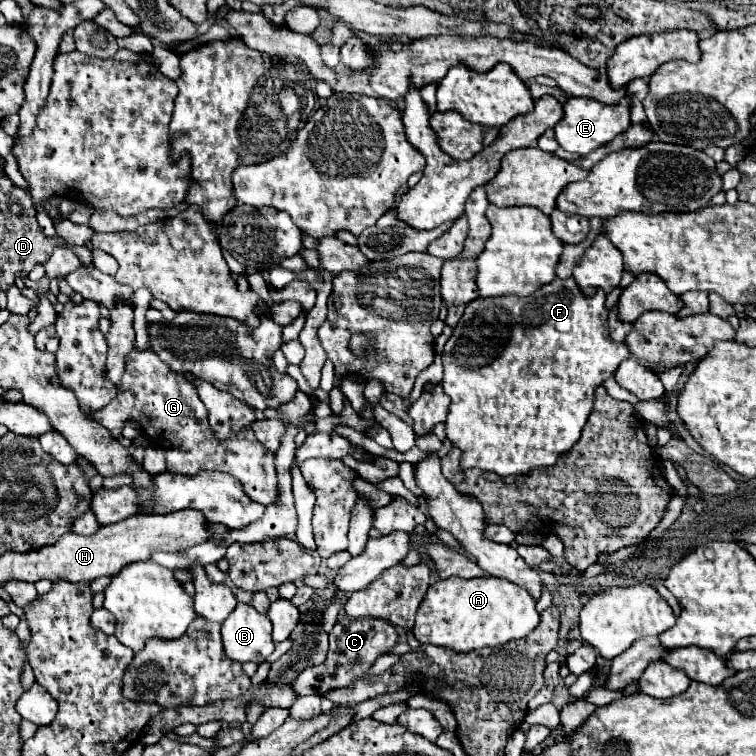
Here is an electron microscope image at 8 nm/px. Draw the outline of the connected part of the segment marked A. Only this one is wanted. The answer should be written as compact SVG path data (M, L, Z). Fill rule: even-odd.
M482 576L474 580L448 578L434 582L416 614L412 628L414 638L420 644L446 646L456 652L470 652L484 646L500 646L510 640L524 638L540 622L536 602L530 594L514 582Z

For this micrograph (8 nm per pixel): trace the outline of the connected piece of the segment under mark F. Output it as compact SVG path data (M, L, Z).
M572 278L568 280L554 280L546 286L540 286L530 298L478 298L466 306L464 316L460 318L458 326L454 328L450 340L444 346L442 352L442 364L444 364L444 380L442 380L442 390L450 398L448 406L448 418L446 418L446 436L452 442L452 446L460 448L460 470L468 468L478 468L484 472L496 472L500 476L528 476L536 468L546 468L556 464L558 456L566 454L570 446L574 446L580 438L582 426L586 424L590 410L594 406L594 390L614 374L614 370L620 366L622 360L630 358L630 352L626 350L626 344L618 344L608 336L608 310L604 306L606 294L598 290L592 298L586 298L576 282Z

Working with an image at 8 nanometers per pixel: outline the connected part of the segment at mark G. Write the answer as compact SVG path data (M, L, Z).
M148 346L146 350L136 350L132 348L132 352L126 356L126 370L122 374L122 382L116 386L118 394L114 398L114 402L110 402L108 406L104 406L102 410L96 410L92 414L92 418L96 422L100 422L102 426L106 426L110 430L112 438L120 438L124 422L132 420L136 424L140 424L140 430L146 438L150 438L156 446L166 450L166 464L170 466L170 470L182 470L184 474L194 474L194 470L218 470L218 472L226 472L230 476L234 476L242 486L244 492L258 504L268 506L270 502L276 500L278 494L278 476L276 476L276 468L274 468L274 452L266 450L266 446L262 446L252 428L242 428L236 434L232 434L226 440L218 440L212 426L208 424L208 412L204 402L198 398L196 388L188 382L188 378L184 374L174 374L170 370L170 366L166 366L166 362L162 362L158 358L158 354Z

